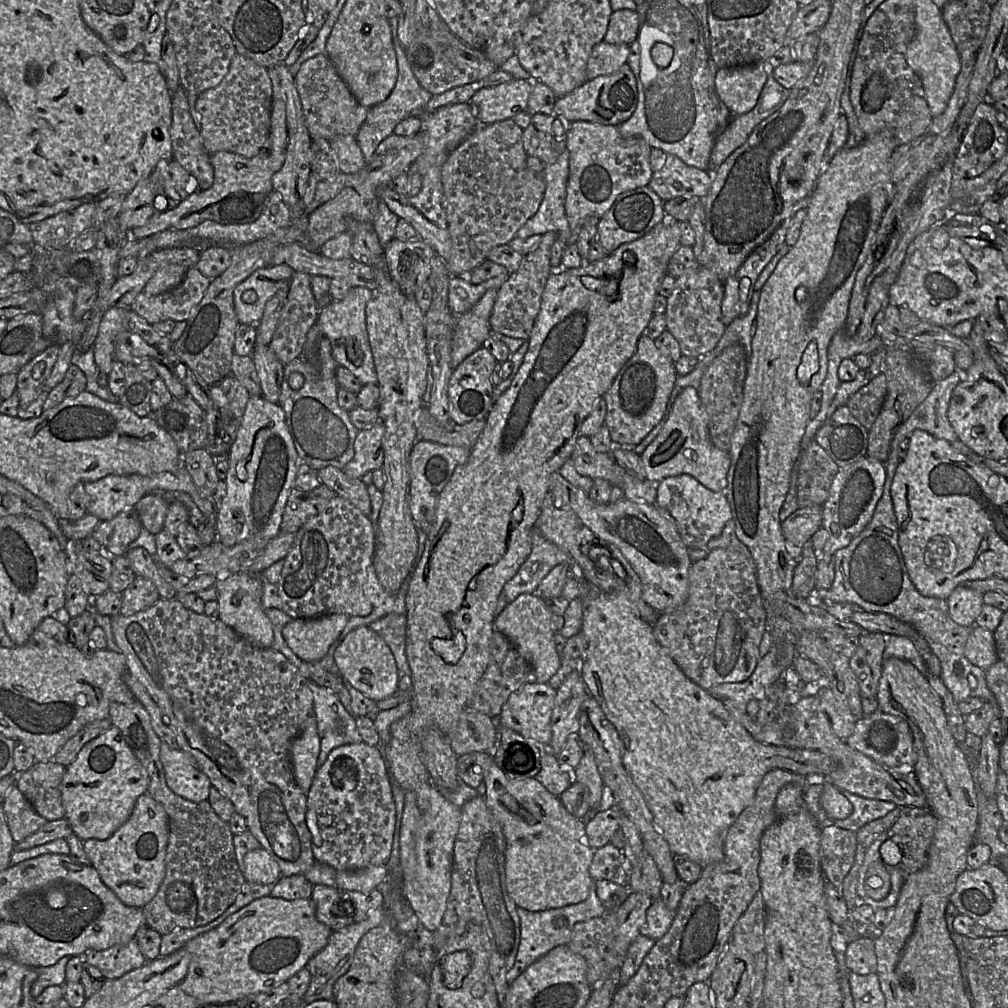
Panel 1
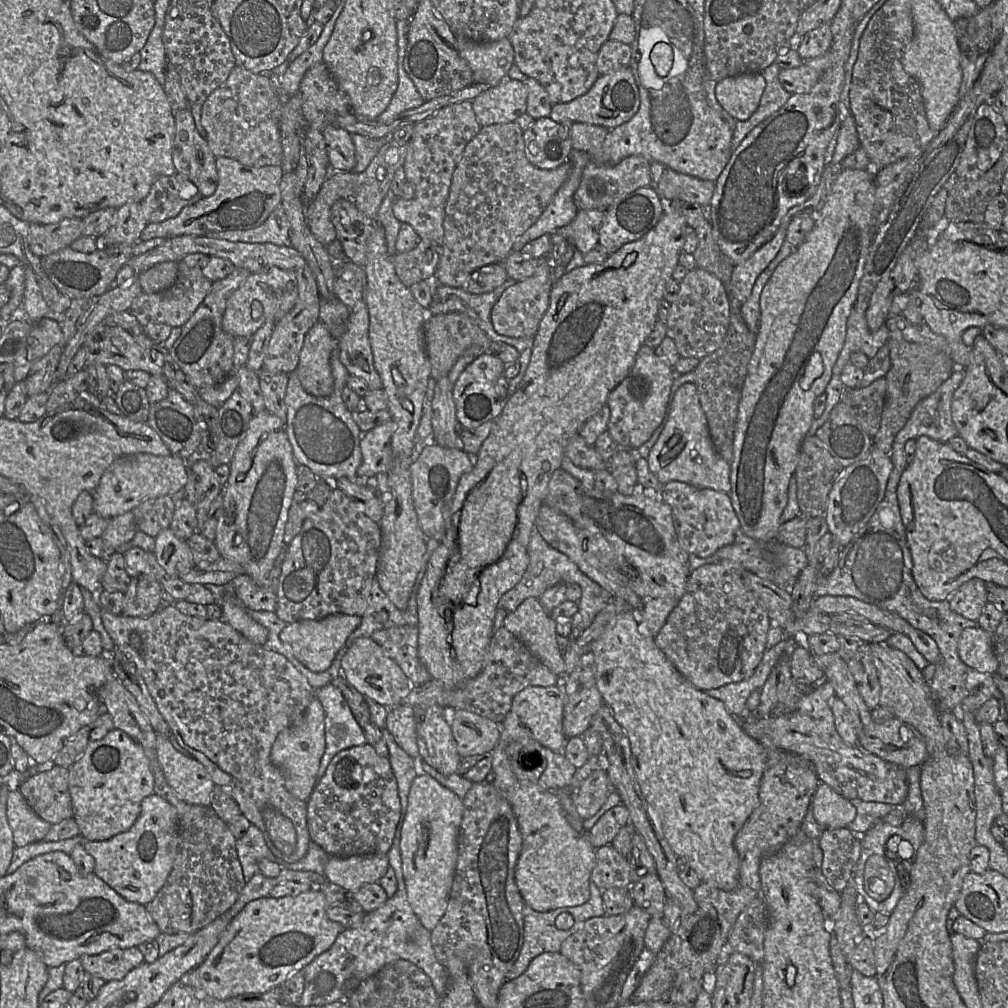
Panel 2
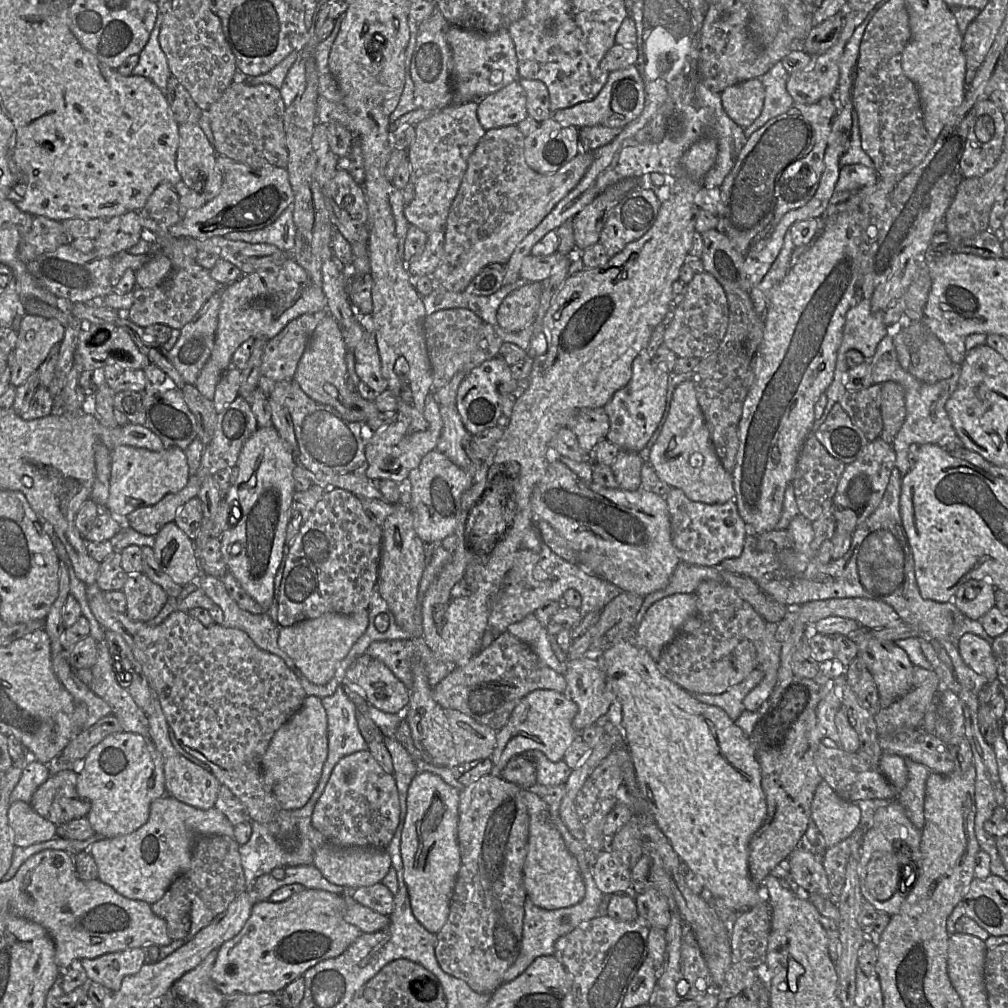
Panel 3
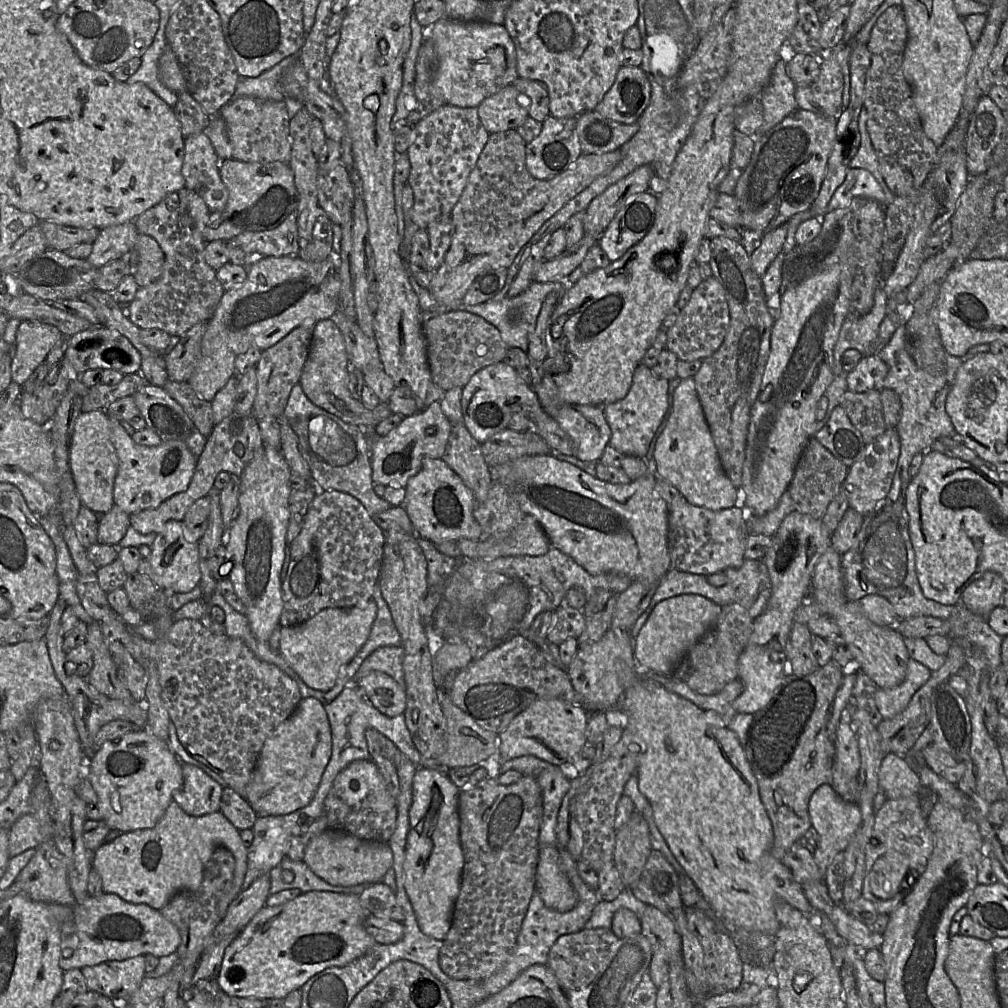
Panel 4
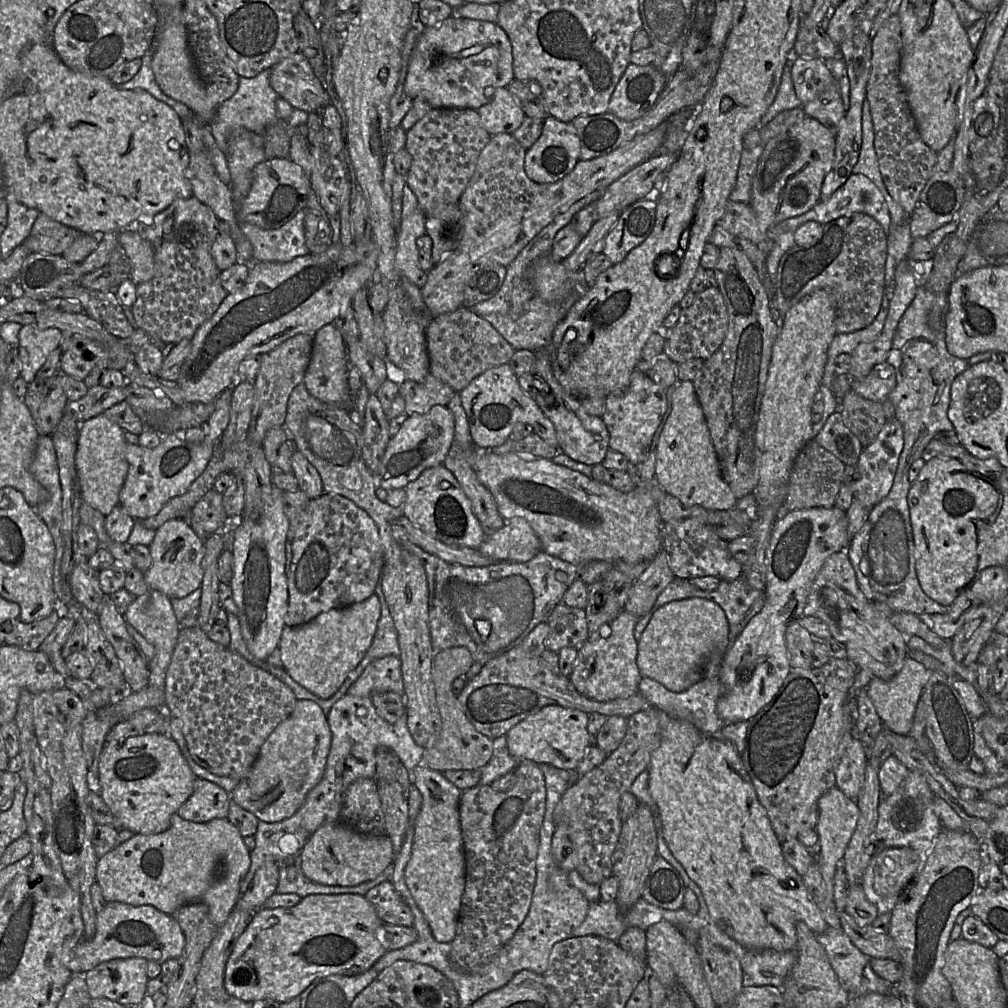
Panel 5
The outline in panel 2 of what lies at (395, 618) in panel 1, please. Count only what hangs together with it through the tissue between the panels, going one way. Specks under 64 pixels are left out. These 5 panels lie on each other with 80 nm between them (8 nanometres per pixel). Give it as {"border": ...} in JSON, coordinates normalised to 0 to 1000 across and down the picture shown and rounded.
{"border":[[[414,621],[380,623],[367,632],[396,660],[409,681],[420,680],[429,674],[415,651]]]}

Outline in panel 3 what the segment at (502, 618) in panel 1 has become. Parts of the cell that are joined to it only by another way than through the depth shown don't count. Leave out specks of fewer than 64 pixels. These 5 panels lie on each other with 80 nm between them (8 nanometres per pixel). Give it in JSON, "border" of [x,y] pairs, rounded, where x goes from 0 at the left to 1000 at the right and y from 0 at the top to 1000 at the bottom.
{"border":[[[530,608],[525,609],[516,617],[507,619],[504,627],[523,638],[544,662],[555,669],[562,668],[563,658],[555,656],[550,649],[544,625],[533,615]]]}

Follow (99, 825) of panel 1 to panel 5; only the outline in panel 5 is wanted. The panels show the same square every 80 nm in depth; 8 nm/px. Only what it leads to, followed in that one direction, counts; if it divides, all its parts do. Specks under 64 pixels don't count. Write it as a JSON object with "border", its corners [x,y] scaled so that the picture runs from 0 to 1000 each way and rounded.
{"border":[[[144,727],[123,735],[110,734],[104,737],[99,749],[97,766],[99,790],[121,821],[134,827],[158,827],[167,823],[171,809],[176,807],[190,789],[194,772],[177,738],[166,728]]]}

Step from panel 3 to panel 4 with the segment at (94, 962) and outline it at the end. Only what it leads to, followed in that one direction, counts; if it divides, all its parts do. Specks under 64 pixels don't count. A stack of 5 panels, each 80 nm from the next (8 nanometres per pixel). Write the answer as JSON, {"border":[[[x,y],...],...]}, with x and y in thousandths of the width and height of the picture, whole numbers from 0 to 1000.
{"border":[[[143,947],[125,952],[110,952],[80,961],[87,983],[104,987],[113,993],[125,993],[144,969]]]}

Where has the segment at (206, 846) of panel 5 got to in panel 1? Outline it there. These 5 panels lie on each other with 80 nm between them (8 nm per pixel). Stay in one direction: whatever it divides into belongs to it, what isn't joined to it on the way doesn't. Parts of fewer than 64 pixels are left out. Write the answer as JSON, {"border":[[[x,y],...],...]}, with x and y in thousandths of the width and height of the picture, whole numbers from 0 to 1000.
{"border":[[[141,788],[128,813],[108,831],[81,834],[83,845],[102,876],[122,897],[141,901],[154,889],[163,872],[167,831],[167,810],[163,801],[149,789]]]}

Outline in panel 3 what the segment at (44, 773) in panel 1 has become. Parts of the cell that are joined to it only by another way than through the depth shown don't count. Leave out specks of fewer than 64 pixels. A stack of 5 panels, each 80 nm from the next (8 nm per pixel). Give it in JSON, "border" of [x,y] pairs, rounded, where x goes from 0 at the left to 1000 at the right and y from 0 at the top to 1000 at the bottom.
{"border":[[[63,763],[41,778],[33,787],[30,799],[44,813],[56,819],[72,813],[85,811],[90,797],[75,784],[76,768]]]}

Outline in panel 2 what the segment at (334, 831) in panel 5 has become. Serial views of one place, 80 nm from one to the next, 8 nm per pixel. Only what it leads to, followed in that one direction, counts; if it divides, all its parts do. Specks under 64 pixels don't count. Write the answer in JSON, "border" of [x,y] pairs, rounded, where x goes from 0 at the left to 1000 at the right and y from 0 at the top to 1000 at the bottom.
{"border":[[[364,847],[344,851],[327,849],[321,860],[325,875],[345,885],[352,885],[363,877],[374,876],[382,869],[386,858],[384,848]]]}

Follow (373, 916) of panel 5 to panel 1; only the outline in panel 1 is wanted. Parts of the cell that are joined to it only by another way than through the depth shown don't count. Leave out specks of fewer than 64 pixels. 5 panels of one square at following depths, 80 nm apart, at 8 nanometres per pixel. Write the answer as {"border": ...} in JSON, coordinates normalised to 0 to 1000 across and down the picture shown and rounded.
{"border":[[[269,888],[253,892],[226,909],[215,920],[200,926],[182,938],[189,946],[187,963],[178,979],[200,997],[238,995],[245,989],[267,983],[284,974],[314,944],[321,940],[330,923],[313,911],[308,891],[284,893]]]}

